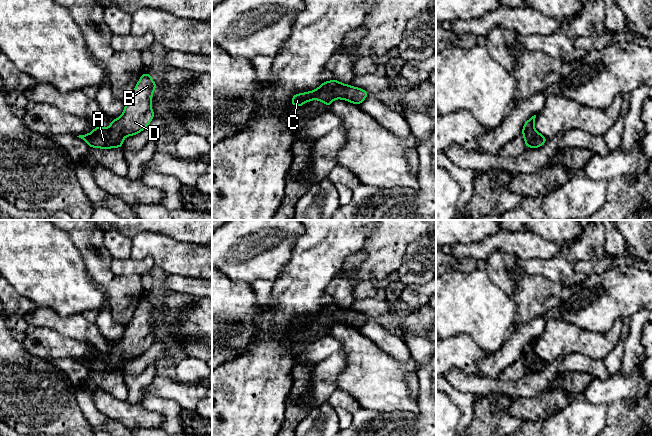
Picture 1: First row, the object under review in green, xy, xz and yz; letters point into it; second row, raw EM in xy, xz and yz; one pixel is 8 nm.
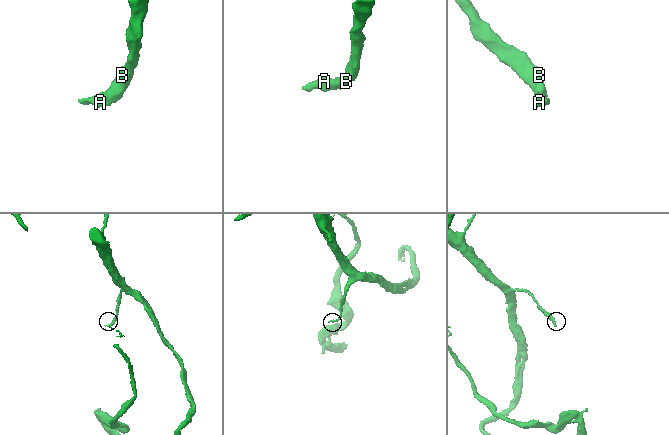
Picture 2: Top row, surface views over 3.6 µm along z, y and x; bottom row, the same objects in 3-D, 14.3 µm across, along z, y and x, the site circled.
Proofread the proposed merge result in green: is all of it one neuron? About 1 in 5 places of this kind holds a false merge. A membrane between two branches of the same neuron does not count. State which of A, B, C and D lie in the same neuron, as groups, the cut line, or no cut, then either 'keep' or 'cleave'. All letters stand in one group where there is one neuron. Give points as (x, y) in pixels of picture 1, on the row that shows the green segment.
A B C D; no cut; keep

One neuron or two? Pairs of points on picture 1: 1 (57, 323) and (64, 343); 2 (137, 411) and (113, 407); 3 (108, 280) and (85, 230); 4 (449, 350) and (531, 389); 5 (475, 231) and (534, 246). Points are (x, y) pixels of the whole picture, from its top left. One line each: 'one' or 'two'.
1: two
2: one
3: one
4: two
5: two

